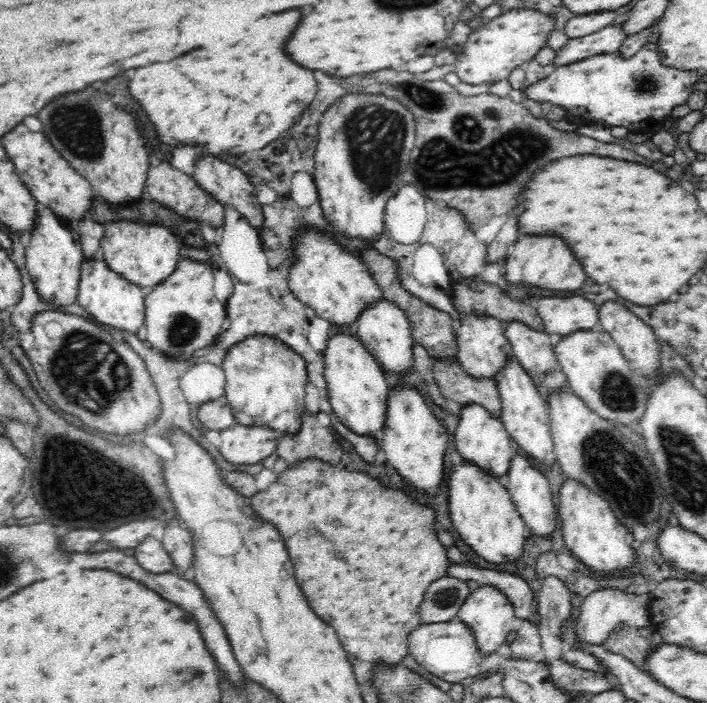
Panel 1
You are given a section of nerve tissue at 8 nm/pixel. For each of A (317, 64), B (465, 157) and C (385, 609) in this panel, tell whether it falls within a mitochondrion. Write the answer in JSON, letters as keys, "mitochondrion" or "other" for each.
{"A":"other","B":"mitochondrion","C":"other"}

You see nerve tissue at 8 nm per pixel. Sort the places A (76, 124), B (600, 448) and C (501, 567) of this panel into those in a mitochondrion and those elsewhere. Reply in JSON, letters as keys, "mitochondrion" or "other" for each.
{"A":"mitochondrion","B":"mitochondrion","C":"other"}

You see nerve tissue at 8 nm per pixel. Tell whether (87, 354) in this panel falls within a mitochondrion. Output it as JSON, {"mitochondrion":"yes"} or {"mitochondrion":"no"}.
{"mitochondrion":"yes"}

